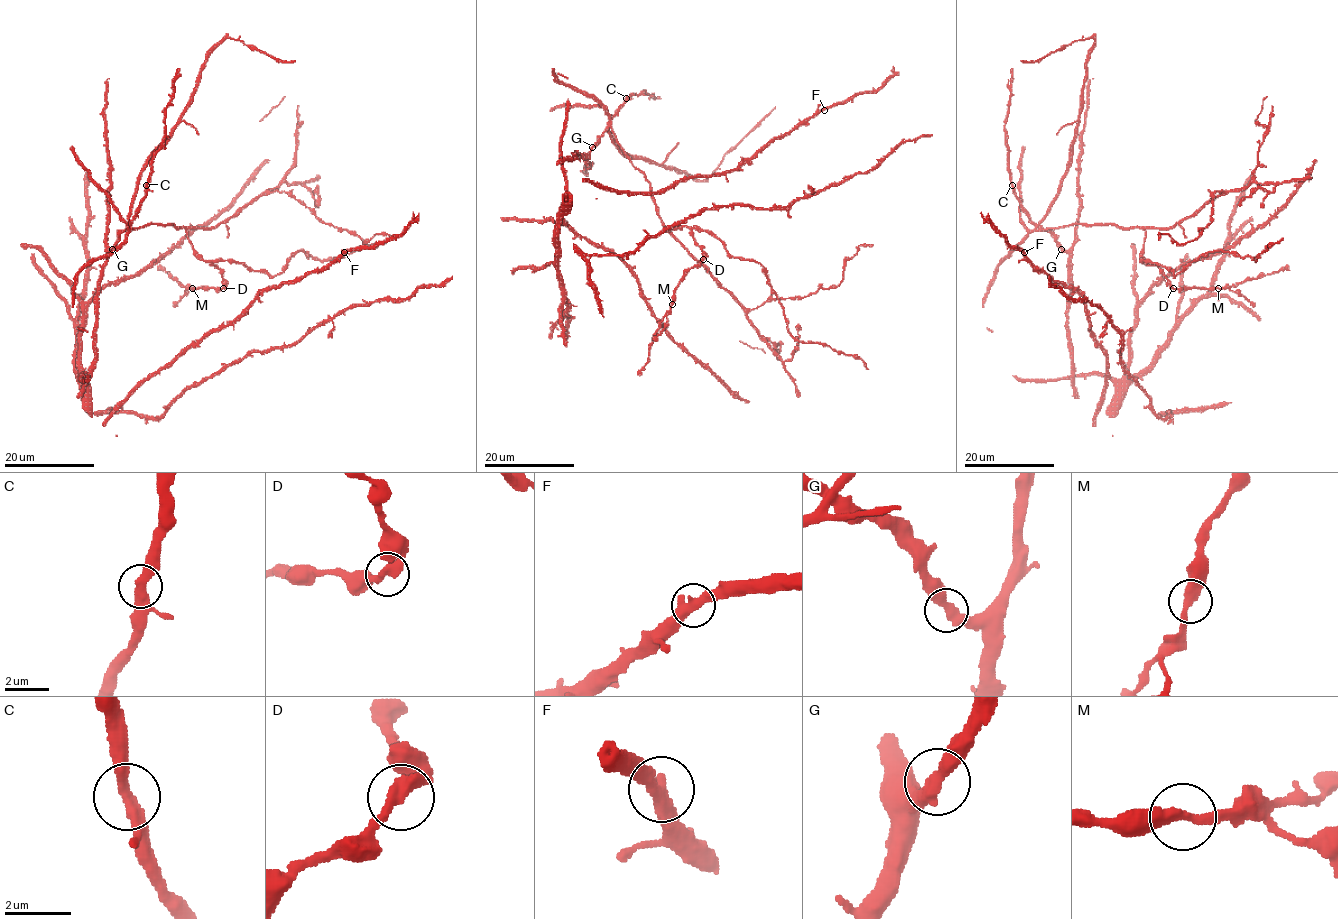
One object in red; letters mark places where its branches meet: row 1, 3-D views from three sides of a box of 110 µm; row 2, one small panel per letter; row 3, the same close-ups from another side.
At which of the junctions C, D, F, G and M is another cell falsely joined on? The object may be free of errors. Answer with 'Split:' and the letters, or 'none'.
Split: none

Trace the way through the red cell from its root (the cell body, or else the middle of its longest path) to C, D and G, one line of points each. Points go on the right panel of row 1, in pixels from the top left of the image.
C: (1070, 349), (1070, 256), (1048, 232), (1030, 220), (1011, 185)
D: (1070, 349), (1070, 256), (1041, 230), (1074, 224), (1140, 227), (1145, 231), (1140, 260), (1155, 265), (1173, 288)
G: (1070, 349), (1070, 256), (1061, 249)

